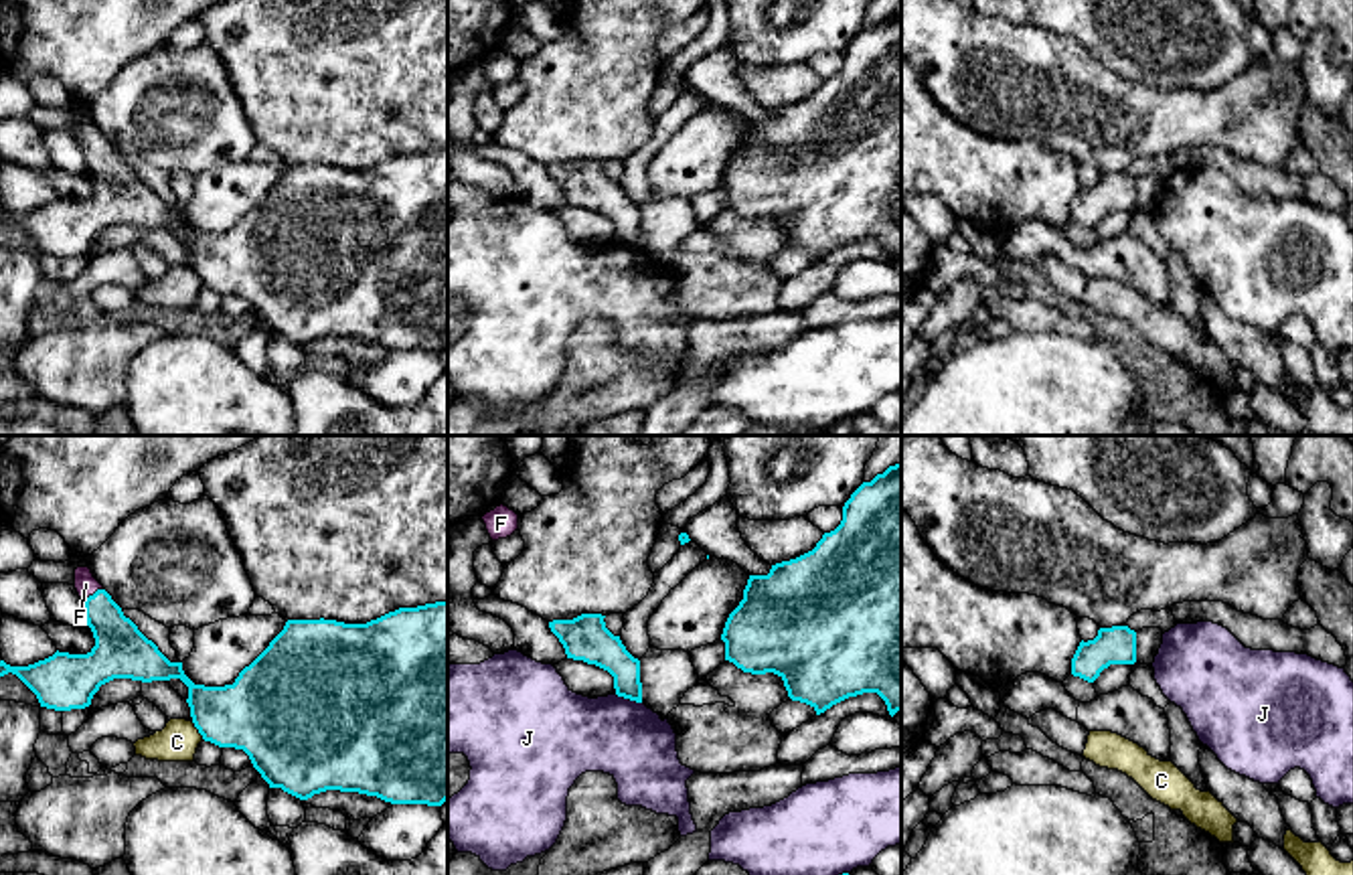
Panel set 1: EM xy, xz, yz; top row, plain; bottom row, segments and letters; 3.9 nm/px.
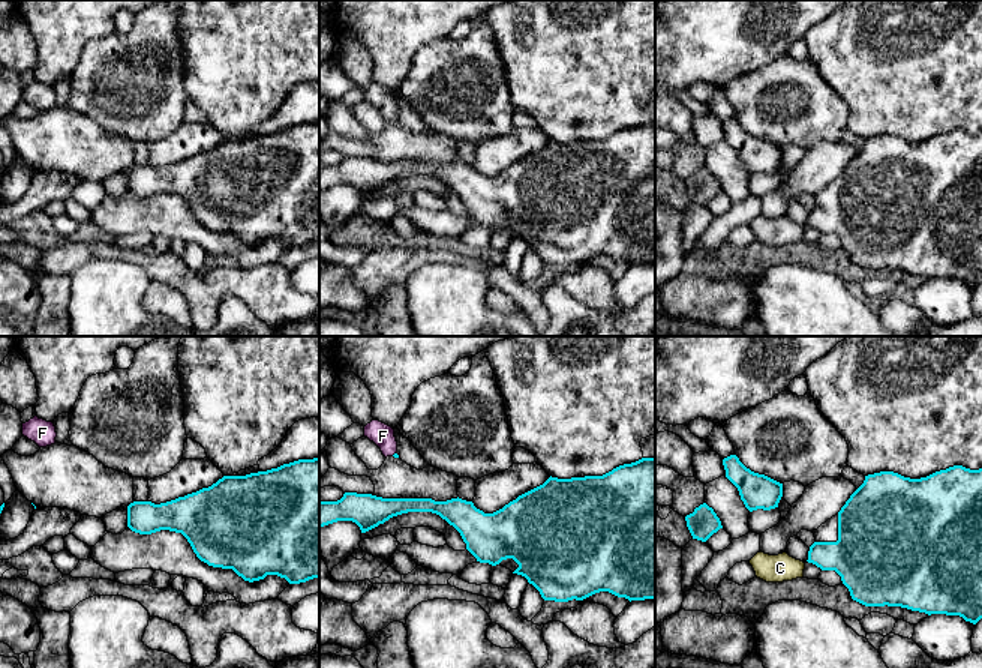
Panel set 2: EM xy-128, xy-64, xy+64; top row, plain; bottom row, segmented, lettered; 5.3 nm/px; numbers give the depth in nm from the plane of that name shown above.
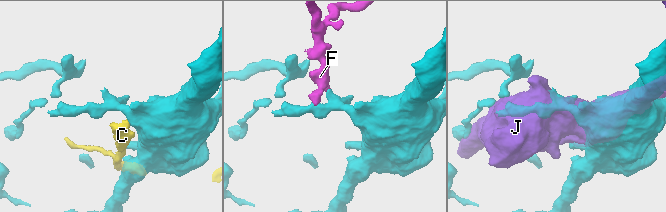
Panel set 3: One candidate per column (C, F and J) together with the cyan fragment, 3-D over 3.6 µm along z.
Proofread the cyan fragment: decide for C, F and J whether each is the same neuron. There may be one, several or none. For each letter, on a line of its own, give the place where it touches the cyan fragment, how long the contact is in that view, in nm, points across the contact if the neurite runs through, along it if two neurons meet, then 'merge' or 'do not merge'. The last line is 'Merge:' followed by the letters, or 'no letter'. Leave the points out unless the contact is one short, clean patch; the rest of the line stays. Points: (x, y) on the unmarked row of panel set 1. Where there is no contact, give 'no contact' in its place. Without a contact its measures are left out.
C: contact xy (197, 274); length 90 nm; do not merge
F: contact xy (94, 140); length 90 nm; way xy (120, 197), (118, 185), (94, 140), (86, 130); merge
J: contact xz (628, 244); length 120 nm; do not merge
Merge: F

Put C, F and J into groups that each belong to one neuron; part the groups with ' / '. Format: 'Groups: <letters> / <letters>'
Groups: C / F / J

